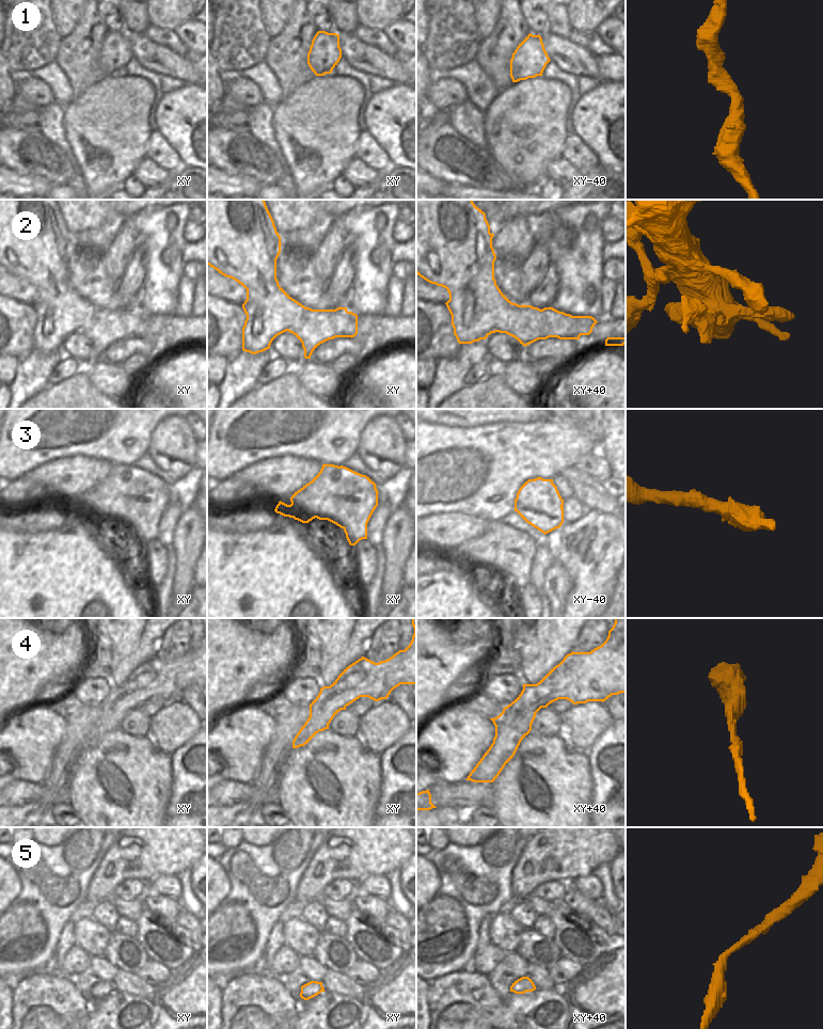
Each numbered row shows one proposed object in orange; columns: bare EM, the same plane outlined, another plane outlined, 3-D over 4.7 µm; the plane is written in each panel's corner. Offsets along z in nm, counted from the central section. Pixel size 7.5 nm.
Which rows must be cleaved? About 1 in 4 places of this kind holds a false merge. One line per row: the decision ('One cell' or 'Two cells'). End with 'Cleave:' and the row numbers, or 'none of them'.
1: One cell
2: One cell
3: Two cells
4: One cell
5: One cell
Cleave: 3.

